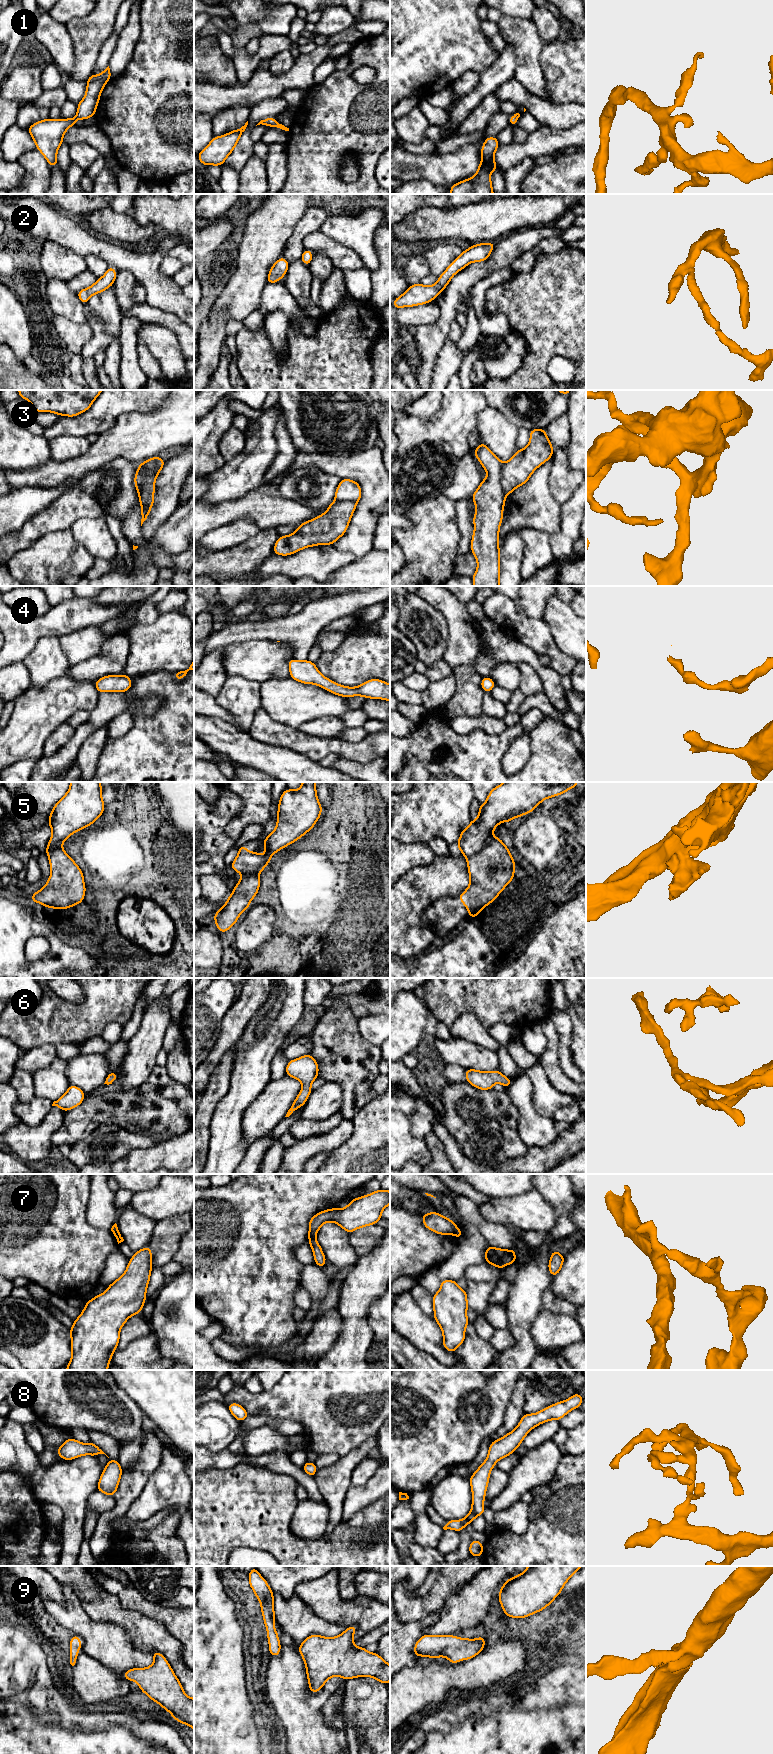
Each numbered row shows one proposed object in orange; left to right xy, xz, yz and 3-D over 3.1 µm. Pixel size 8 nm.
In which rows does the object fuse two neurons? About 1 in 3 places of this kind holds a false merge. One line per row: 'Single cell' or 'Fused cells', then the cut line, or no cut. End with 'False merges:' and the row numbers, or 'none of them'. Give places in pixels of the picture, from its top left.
1: Single cell. No split
2: Single cell. No split
3: Fused cells. Split along xy (152, 459), (156, 467), (146, 472), (139, 494)
4: Single cell. No split
5: Fused cells. Split along yz (491, 834), (486, 843), (477, 852), (466, 858)
6: Single cell. No split
7: Fused cells. Split along yz (457, 1228), (453, 1234)
8: Single cell. No split
9: Single cell. No split
False merges: 3, 5, 7

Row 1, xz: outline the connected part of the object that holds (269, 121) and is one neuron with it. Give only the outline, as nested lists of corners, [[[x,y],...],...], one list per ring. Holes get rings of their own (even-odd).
[[[269,117],[269,118],[263,119],[257,125],[260,125],[260,124],[265,125],[265,126],[269,126],[269,127],[274,126],[274,127],[280,128],[282,130],[289,131],[289,128],[280,124],[278,121],[275,120],[274,117]]]

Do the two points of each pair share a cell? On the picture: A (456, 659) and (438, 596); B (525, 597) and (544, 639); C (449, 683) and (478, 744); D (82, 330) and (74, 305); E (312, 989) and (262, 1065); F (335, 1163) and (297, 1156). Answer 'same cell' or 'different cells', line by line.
A: same cell
B: different cells
C: different cells
D: different cells
E: different cells
F: different cells

